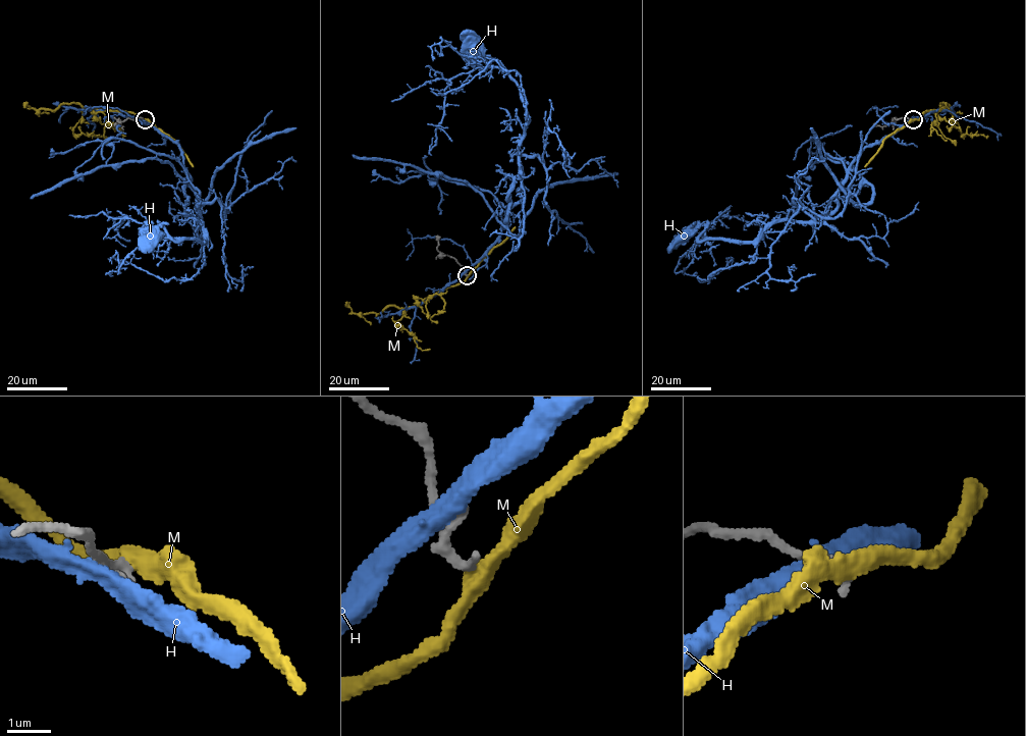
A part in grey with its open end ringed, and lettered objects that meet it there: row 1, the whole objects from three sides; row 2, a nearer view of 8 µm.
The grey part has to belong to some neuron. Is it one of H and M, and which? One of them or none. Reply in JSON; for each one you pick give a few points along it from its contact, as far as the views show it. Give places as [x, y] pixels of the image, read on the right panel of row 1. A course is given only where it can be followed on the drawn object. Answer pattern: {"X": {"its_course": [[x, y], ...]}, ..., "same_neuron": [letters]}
{"M": {"its_course": [[913, 120], [925, 111], [946, 107], [963, 135], [987, 136], [986, 139]]}, "same_neuron": ["M"]}

